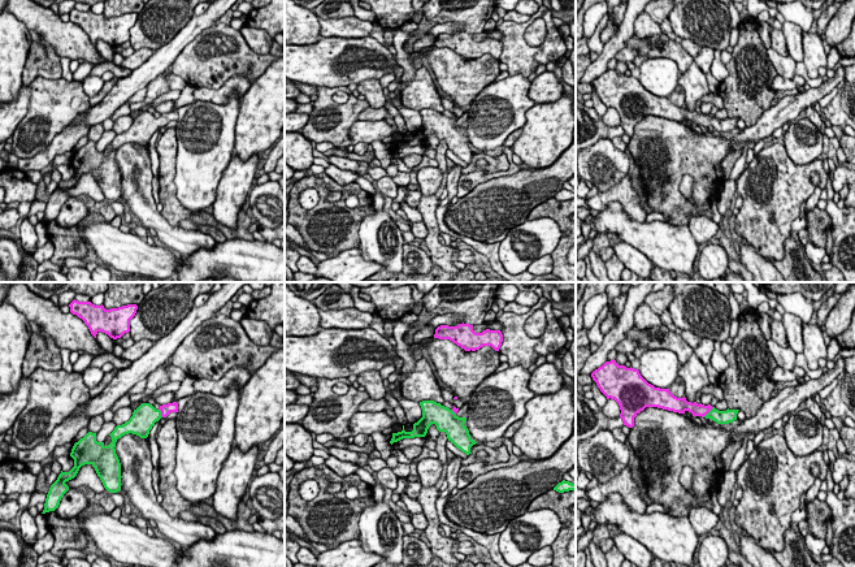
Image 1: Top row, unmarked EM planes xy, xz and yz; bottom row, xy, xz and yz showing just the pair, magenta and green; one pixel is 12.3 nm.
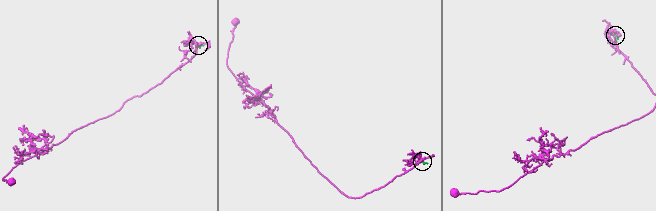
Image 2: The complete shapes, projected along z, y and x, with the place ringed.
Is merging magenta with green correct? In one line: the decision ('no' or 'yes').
yes

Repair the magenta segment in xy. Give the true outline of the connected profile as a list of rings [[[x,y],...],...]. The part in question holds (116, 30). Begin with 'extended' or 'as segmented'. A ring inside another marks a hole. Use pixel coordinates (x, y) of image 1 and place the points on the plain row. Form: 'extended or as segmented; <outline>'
as segmented; [[[75,8],[69,16],[73,23],[84,30],[95,47],[99,40],[103,40],[113,48],[121,47],[130,40],[130,29],[138,18],[136,13],[105,18],[103,13],[95,14],[91,10],[78,10]]]

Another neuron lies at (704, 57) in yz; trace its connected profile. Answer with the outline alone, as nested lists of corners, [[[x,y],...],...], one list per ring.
[[[700,47],[699,53],[694,59],[694,61],[703,70],[703,73],[707,74],[711,72],[713,59],[715,59],[715,49],[709,47]]]

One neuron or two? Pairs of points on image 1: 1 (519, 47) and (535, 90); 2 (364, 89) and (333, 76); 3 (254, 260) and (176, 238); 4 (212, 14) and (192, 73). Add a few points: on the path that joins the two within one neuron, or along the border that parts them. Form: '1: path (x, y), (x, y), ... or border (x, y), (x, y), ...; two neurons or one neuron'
1: border (510, 74), (523, 74), (526, 78); two neurons
2: border (378, 78), (368, 78), (357, 85); two neurons
3: border (217, 242), (211, 249), (199, 249), (183, 258); two neurons
4: border (217, 20), (202, 30), (185, 47); two neurons

